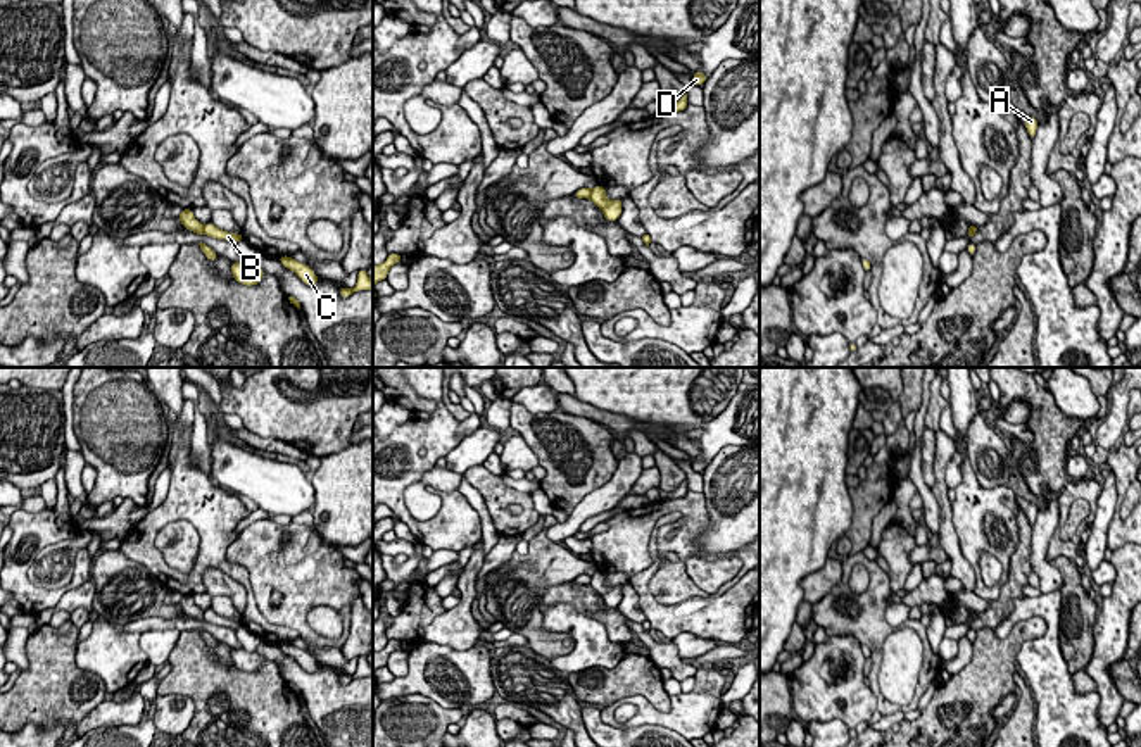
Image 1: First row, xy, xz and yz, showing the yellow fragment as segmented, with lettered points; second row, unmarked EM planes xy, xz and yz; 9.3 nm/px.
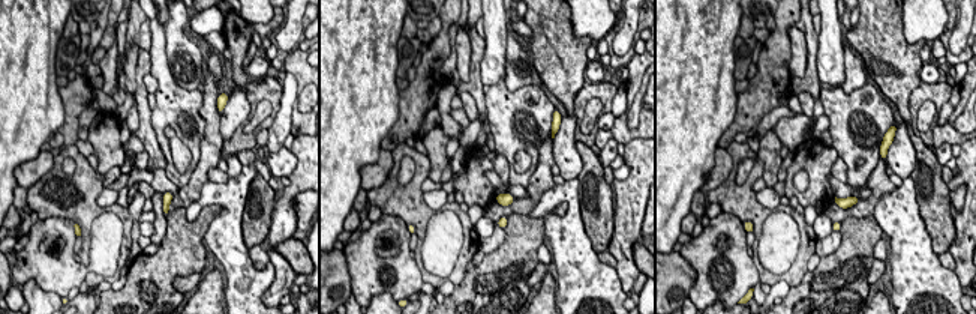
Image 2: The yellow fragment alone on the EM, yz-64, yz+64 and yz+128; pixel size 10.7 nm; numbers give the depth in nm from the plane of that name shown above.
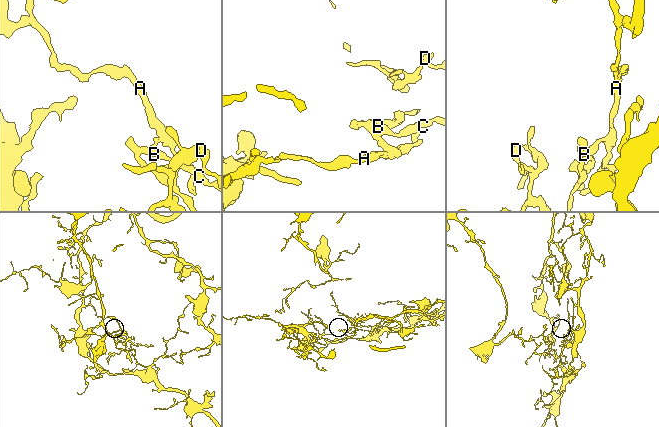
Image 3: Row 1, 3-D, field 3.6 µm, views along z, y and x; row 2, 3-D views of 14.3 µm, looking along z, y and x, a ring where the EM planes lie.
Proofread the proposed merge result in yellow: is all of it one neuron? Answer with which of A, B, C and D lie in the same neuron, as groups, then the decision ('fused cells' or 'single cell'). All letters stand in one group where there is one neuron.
A B C / D; fused cells

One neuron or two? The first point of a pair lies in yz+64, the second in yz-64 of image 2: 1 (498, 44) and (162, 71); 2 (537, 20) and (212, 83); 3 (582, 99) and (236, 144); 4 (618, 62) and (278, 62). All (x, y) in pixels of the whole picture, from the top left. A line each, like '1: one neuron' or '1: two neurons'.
1: two neurons
2: two neurons
3: one neuron
4: one neuron

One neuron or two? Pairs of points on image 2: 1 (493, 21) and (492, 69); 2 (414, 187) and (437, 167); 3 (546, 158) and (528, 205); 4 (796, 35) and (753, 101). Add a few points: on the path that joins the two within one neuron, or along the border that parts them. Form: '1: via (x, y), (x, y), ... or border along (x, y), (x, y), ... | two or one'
1: via (493, 33), (493, 57) | one
2: border along (426, 156), (429, 161), (429, 178) | two
3: via (544, 170), (534, 193) | one
4: border along (789, 35), (792, 75) | two

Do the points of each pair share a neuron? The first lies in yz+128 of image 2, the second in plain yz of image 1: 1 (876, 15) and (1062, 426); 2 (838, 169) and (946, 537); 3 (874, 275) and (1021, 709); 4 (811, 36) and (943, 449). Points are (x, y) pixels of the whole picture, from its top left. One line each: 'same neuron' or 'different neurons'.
1: same neuron
2: same neuron
3: different neurons
4: same neuron

